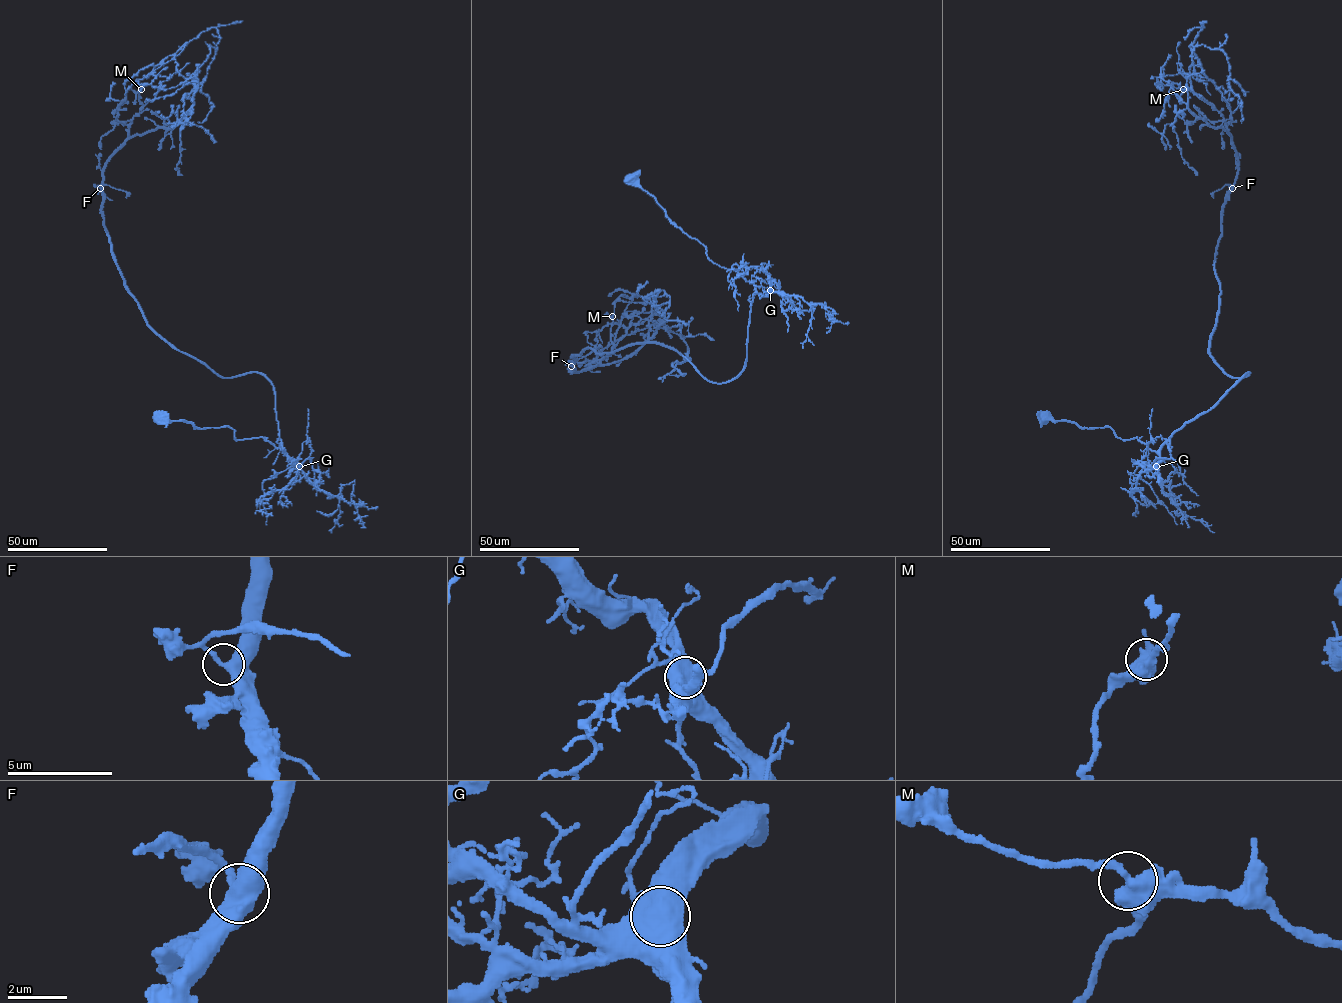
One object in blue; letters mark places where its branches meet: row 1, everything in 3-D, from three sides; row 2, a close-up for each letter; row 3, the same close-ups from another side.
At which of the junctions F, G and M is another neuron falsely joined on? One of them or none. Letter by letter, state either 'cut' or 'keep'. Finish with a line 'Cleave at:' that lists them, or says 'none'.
F: keep
G: keep
M: keep
Cleave at: none

